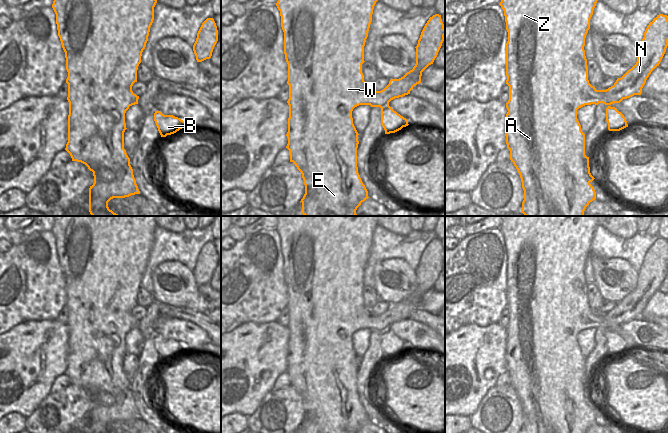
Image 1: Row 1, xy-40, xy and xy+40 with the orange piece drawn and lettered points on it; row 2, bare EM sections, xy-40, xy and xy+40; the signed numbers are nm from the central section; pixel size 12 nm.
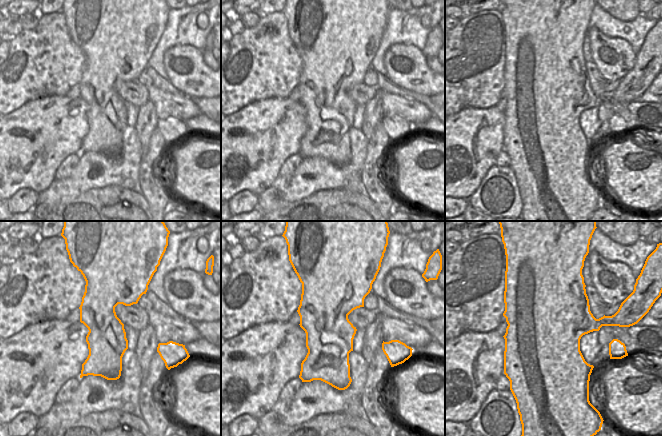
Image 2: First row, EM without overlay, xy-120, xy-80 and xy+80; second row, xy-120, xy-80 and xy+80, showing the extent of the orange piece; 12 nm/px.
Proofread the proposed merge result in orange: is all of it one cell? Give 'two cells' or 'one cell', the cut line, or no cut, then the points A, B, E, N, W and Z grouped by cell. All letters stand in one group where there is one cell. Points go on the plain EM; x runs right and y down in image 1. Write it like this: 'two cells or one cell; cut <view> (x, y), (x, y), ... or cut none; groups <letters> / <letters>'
two cells; cut xy (388, 328), (381, 332); groups A E N W Z / B

